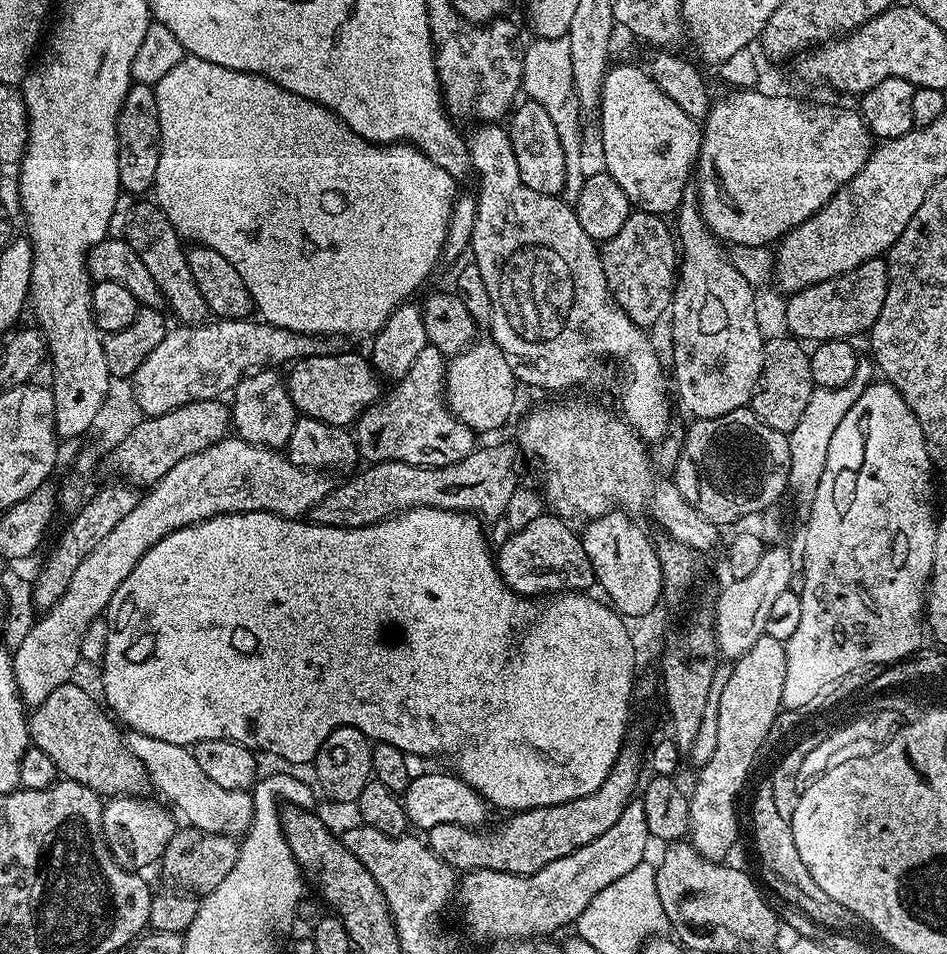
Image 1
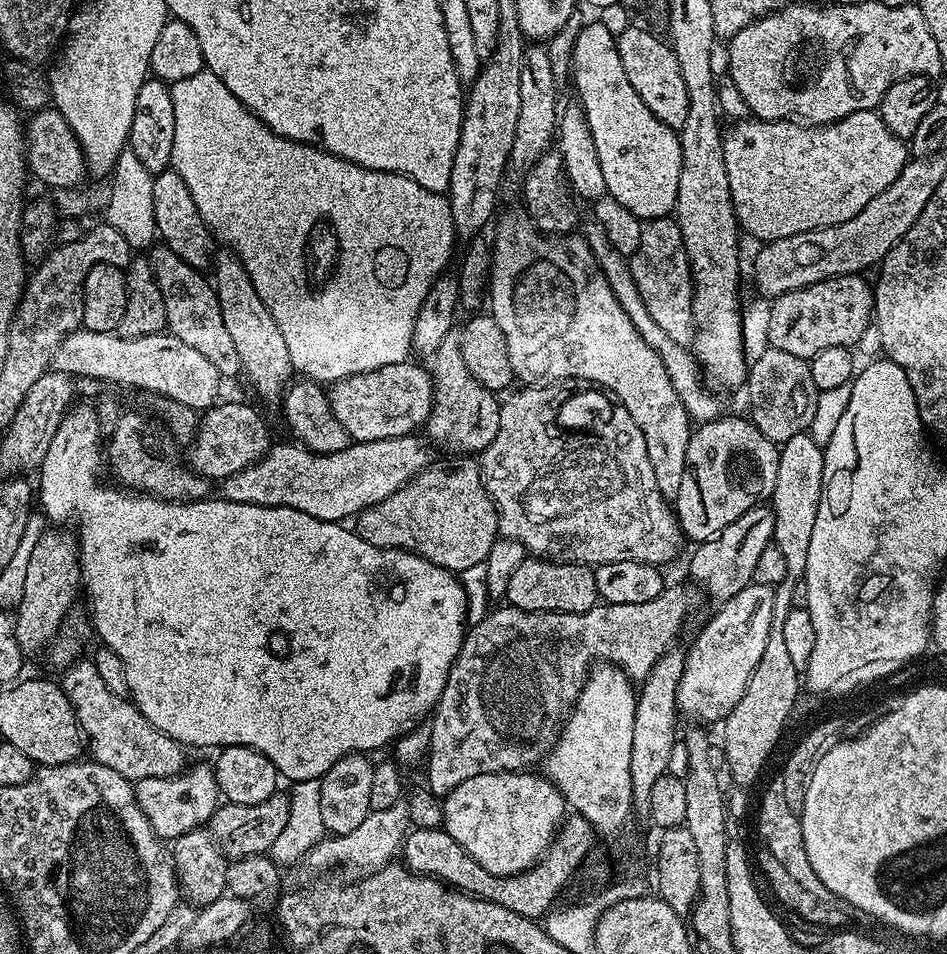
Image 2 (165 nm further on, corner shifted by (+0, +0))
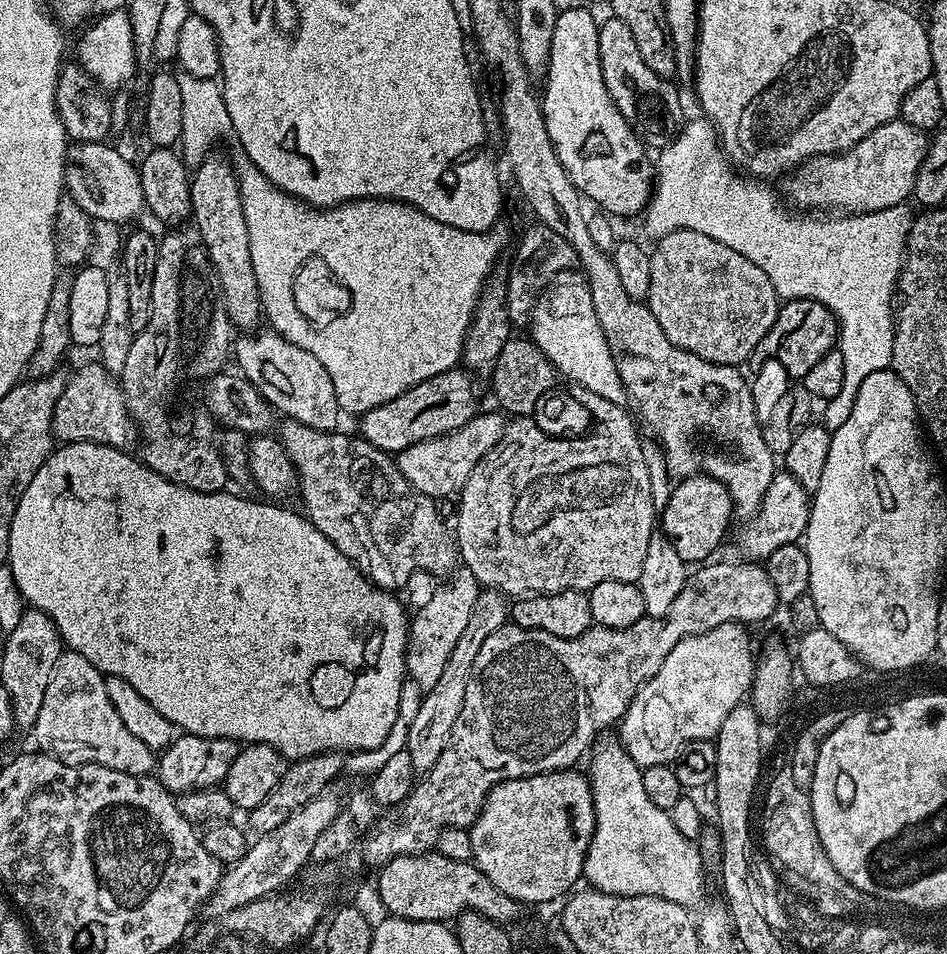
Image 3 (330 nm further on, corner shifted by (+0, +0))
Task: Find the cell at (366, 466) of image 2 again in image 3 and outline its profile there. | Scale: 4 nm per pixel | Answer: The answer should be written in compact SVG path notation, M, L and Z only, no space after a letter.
M481 411L458 430L435 436L426 442L418 442L406 450L395 453L394 459L398 470L408 479L410 486L414 486L414 490L422 494L433 498L455 497L464 487L466 478L470 478L474 466L478 466L478 462L482 462L482 458L486 458L488 451L502 438L506 416L503 411L495 411Z

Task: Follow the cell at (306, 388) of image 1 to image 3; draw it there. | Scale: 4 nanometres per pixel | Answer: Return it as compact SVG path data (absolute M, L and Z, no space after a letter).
M459 367L451 368L449 372L443 372L434 378L426 378L426 382L418 382L418 386L408 388L398 394L398 398L382 402L382 406L374 406L374 410L363 413L359 417L359 435L375 448L395 454L418 442L426 442L435 436L458 430L466 426L466 422L470 422L478 412L471 379L473 377Z

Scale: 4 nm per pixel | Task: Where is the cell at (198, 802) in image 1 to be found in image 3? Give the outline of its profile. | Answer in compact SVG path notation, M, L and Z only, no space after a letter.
M64 650L51 671L34 725L36 740L41 744L37 745L50 749L51 755L67 764L101 764L110 770L122 770L122 774L149 775L158 763L157 753L126 730L118 710L106 698L104 678L105 673L99 672L85 656Z

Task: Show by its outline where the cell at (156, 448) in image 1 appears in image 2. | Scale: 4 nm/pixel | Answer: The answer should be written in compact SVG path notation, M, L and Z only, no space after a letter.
M217 402L199 417L196 435L186 448L186 463L210 482L219 482L260 460L269 447L268 424L250 405Z

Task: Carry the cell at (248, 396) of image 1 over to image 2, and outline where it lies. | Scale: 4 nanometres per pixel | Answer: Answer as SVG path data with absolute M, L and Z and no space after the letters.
M220 251L214 256L214 287L218 306L222 310L222 322L226 322L226 334L230 334L234 350L238 350L243 379L252 383L253 390L262 399L279 401L294 376L290 350L286 350L278 322L274 322L270 310L266 310L266 302L258 298L258 290L254 290L254 282L250 282L250 274L246 274L240 259L231 251Z

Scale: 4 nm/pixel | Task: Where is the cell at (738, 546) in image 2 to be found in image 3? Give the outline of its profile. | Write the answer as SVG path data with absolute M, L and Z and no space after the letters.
M777 470L774 478L770 478L770 486L766 486L760 507L749 520L752 521L742 525L736 536L736 544L744 555L741 557L748 562L767 561L774 550L797 543L810 527L810 493L787 470Z

